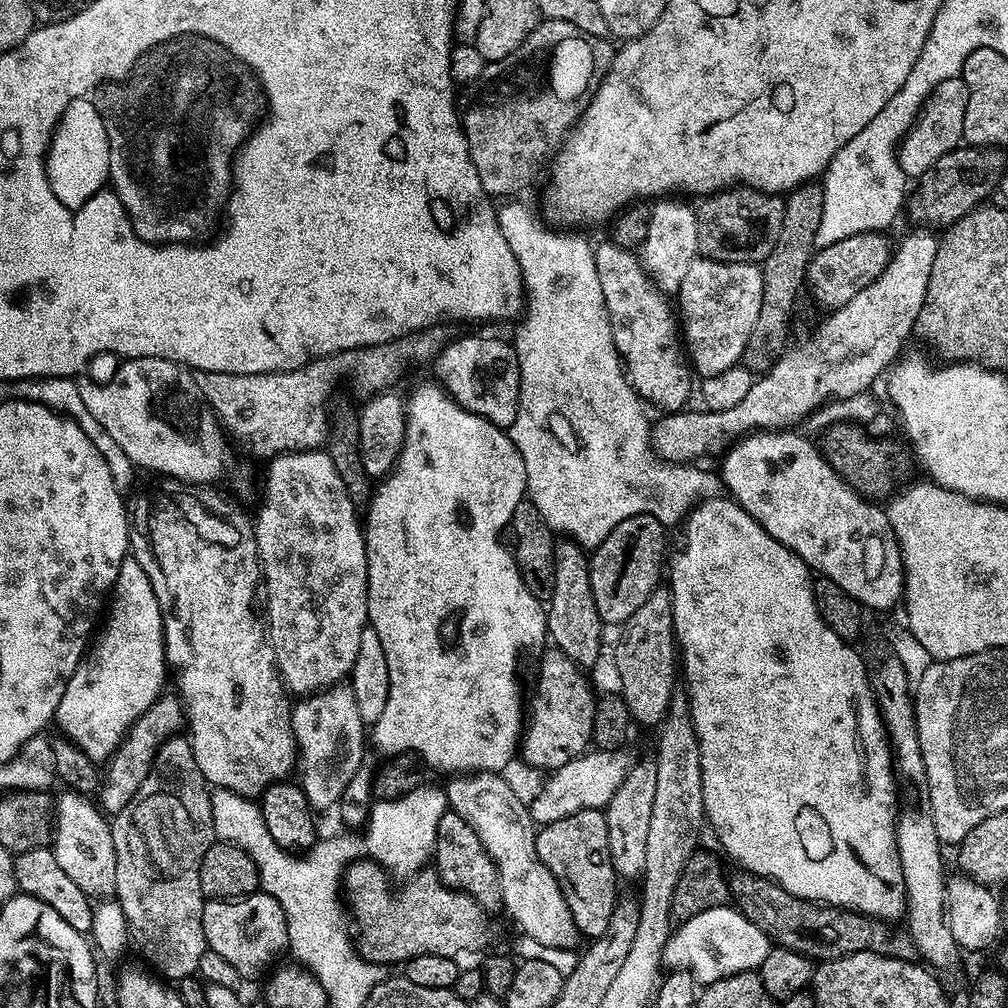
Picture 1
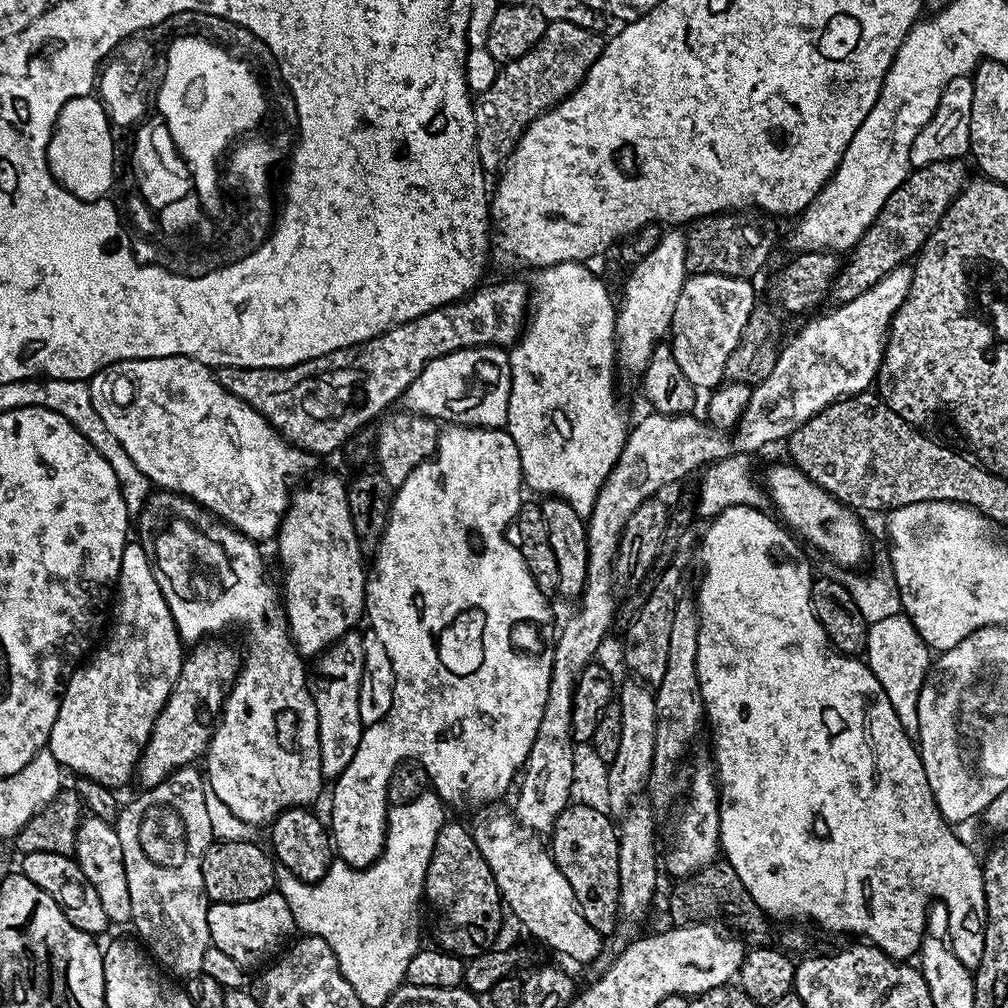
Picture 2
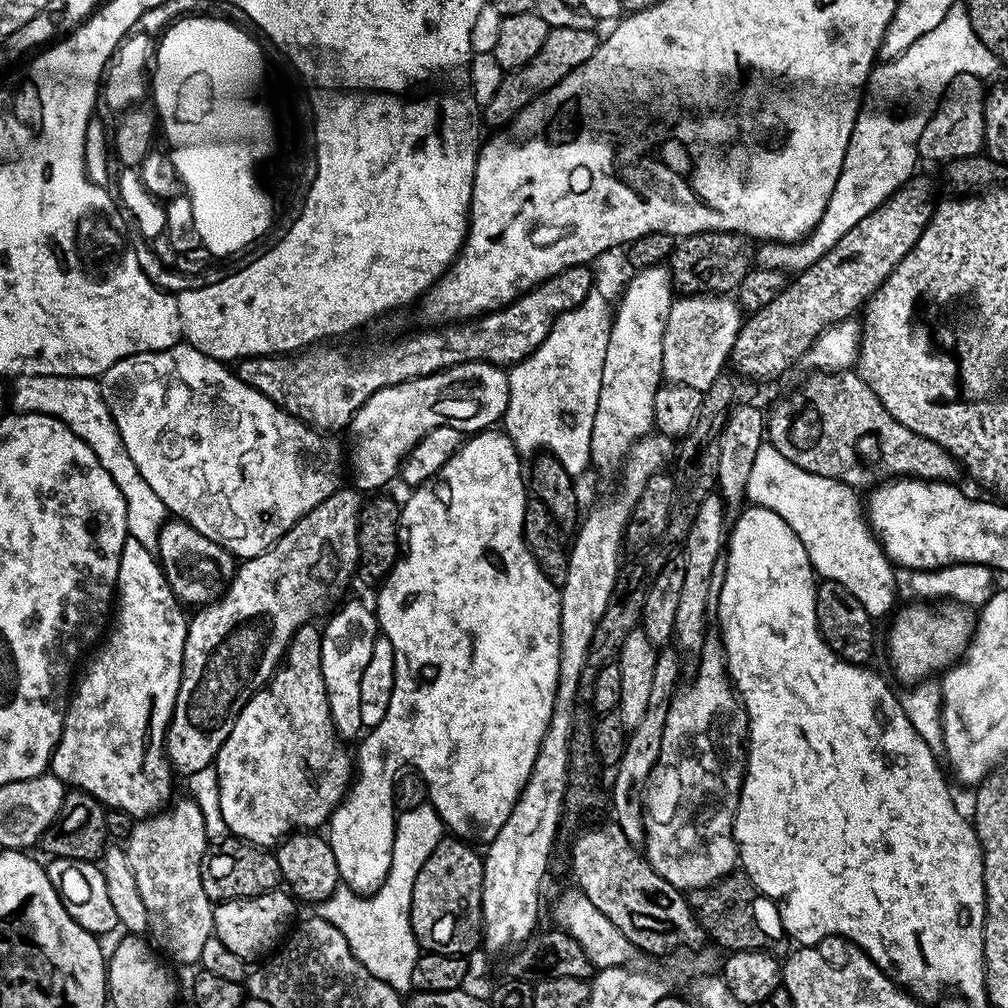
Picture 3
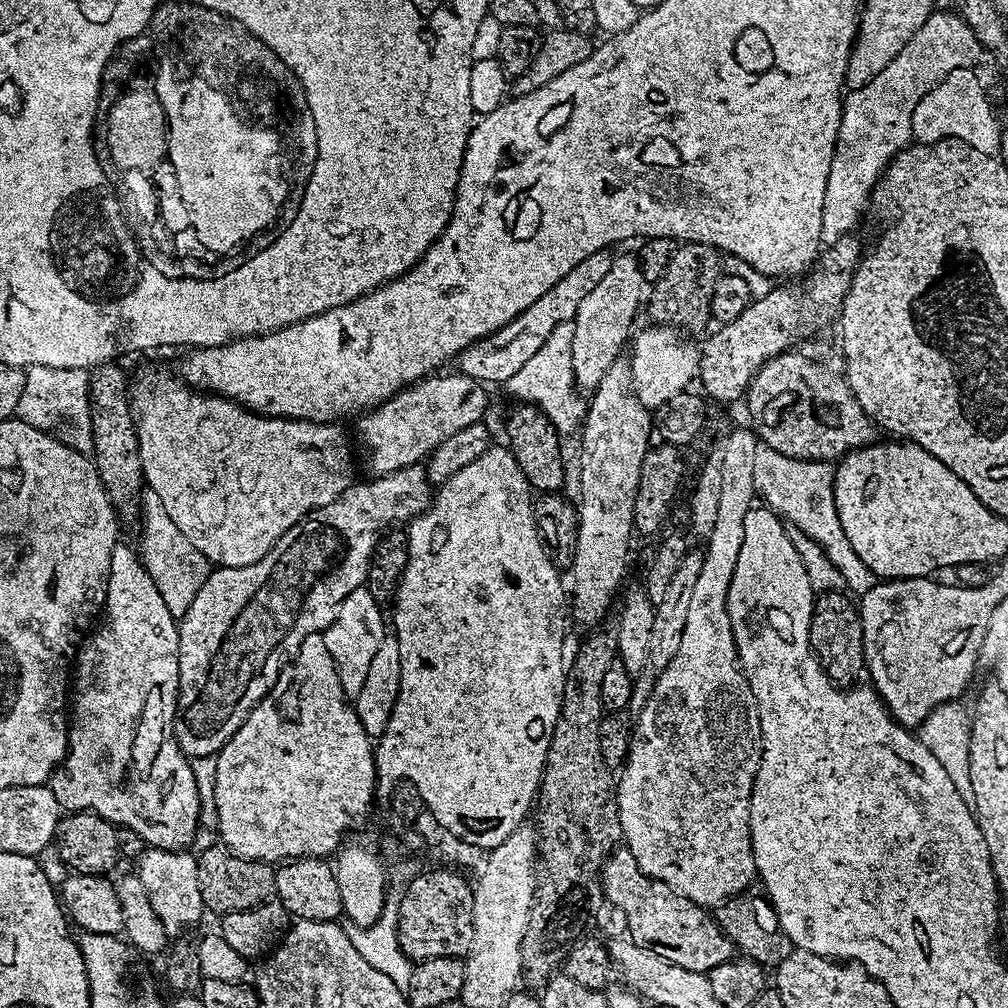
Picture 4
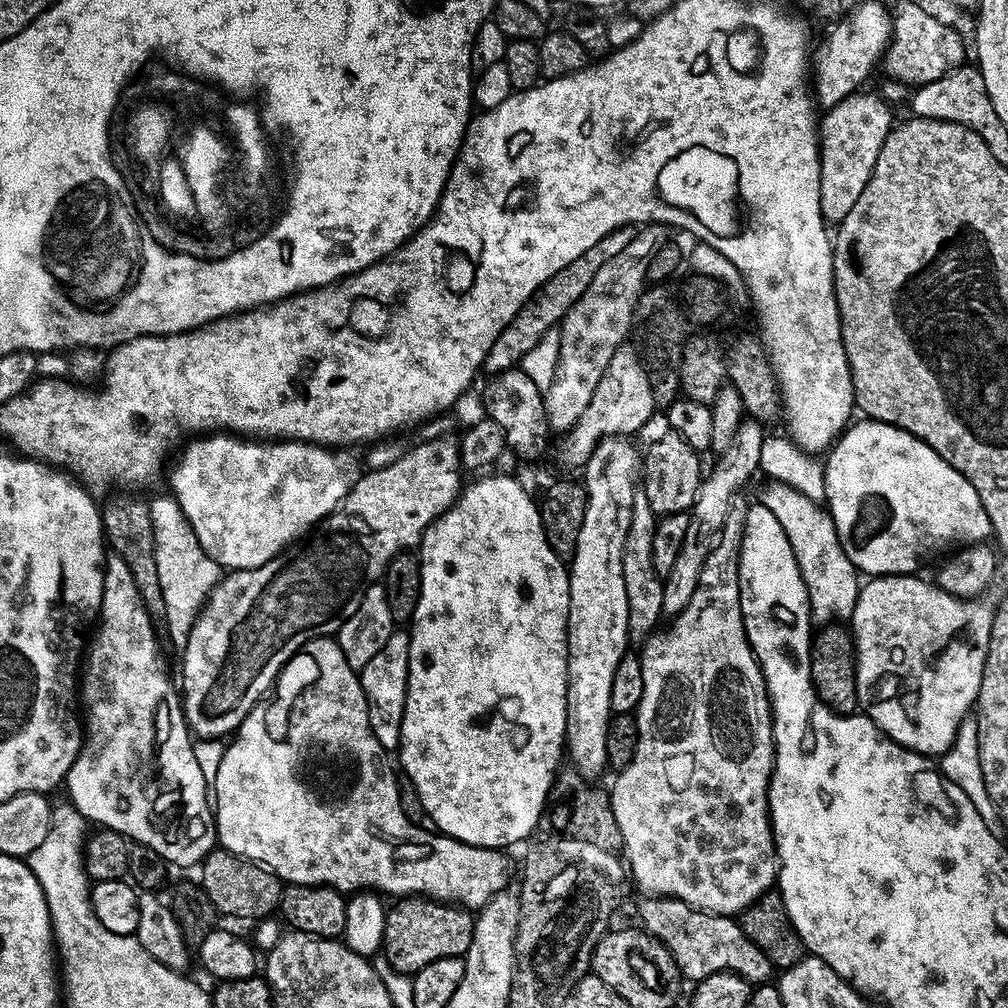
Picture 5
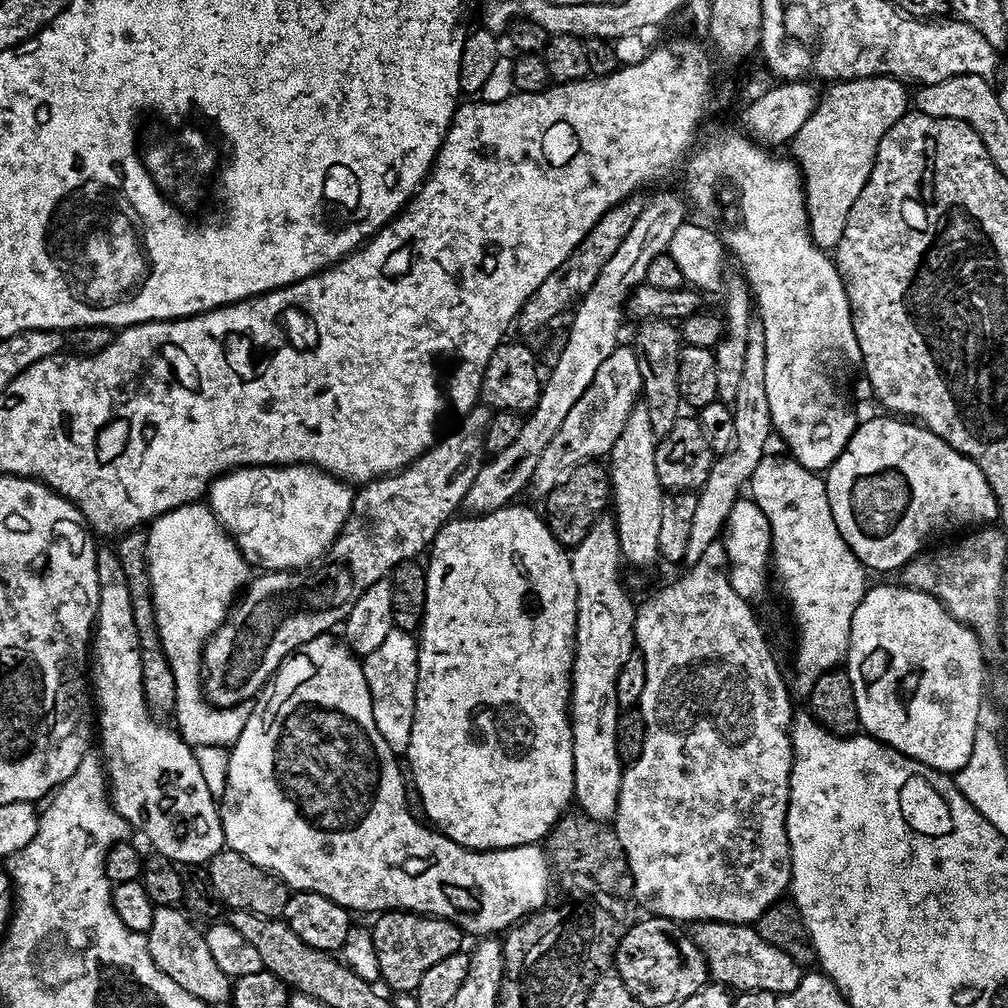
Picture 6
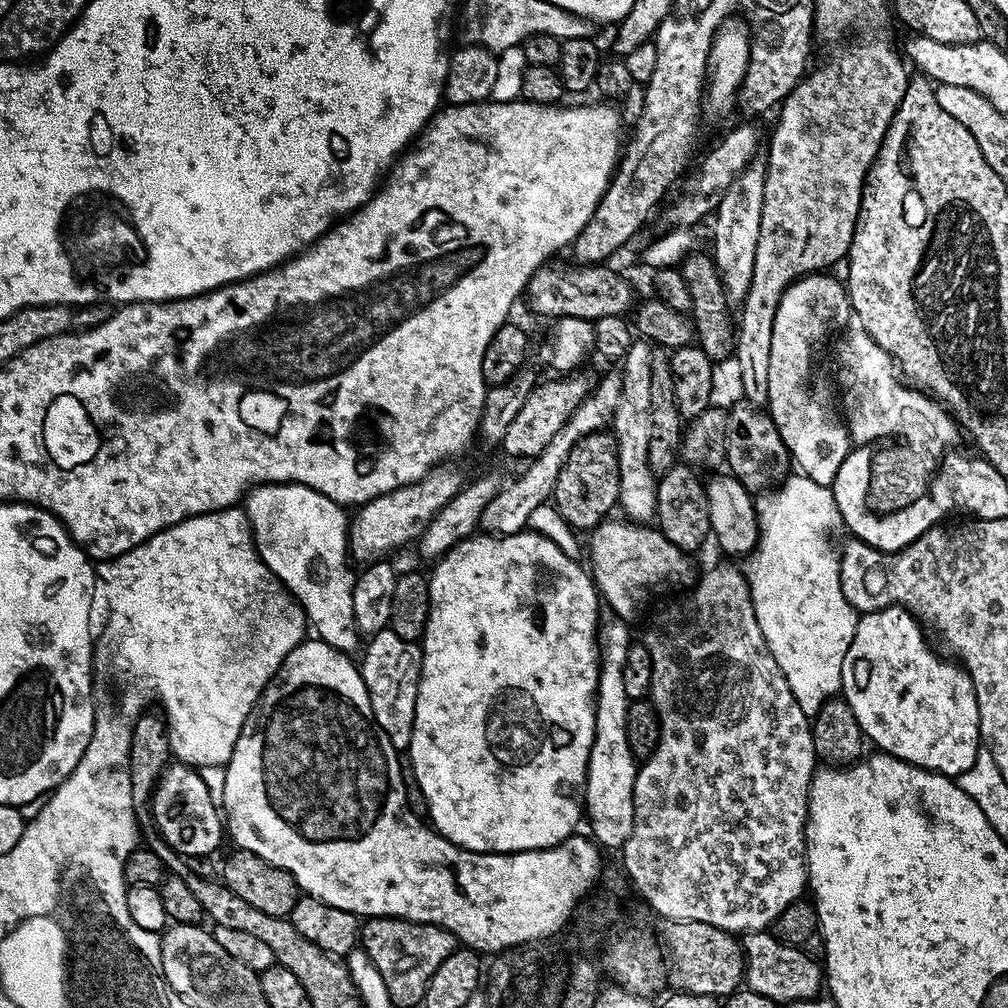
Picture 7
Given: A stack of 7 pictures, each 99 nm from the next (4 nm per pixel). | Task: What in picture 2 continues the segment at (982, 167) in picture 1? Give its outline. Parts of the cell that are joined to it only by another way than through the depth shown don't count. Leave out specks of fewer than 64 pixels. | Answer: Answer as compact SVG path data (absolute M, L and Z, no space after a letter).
M963 159L935 160L909 171L904 183L890 194L864 236L847 253L848 261L845 264L843 261L842 267L837 271L830 289L831 295L836 295L837 305L858 298L858 294L866 294L866 290L886 278L890 270L911 261L919 253L920 247L930 238L930 234L946 214L950 201L963 190L969 179L970 173L964 169L964 163Z

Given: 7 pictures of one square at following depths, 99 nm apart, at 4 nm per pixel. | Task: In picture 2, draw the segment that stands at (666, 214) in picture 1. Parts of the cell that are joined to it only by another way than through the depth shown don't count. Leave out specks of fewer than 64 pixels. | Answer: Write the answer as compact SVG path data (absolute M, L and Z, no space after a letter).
M668 230L661 235L658 246L650 250L642 262L631 269L628 281L624 284L624 301L619 301L616 314L616 347L618 349L618 364L628 372L642 374L652 352L661 343L660 340L669 335L674 306L678 306L678 294L682 294L684 281L690 273L686 262L685 233L680 230Z

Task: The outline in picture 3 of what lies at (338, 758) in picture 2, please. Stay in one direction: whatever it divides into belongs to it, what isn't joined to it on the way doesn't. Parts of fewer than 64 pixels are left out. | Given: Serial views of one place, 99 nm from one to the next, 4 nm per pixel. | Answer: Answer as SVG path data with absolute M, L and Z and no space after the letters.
M360 600L343 604L341 603L339 605L341 608L329 618L328 625L323 625L320 633L320 665L328 695L330 718L336 727L336 735L345 742L351 742L361 735L364 728L361 701L362 674L374 650L378 625L376 613L369 605L367 608Z

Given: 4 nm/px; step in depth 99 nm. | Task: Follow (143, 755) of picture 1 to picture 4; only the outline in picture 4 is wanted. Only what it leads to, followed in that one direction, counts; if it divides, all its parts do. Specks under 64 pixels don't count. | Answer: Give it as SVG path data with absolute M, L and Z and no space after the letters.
M411 464L409 468L367 479L361 484L360 481L354 482L345 492L338 494L338 498L334 498L334 502L321 508L315 508L304 519L299 520L294 526L290 526L290 530L286 530L286 534L282 534L282 538L278 538L274 547L258 562L237 568L216 566L209 571L206 582L202 582L198 594L194 594L194 602L190 602L186 614L179 617L178 620L180 630L180 695L176 701L176 740L180 743L180 749L184 751L185 756L189 758L195 758L195 756L215 757L222 745L239 730L245 718L252 713L256 703L263 696L268 695L268 691L274 687L286 661L299 649L301 642L315 632L323 634L330 626L330 622L334 622L346 594L350 594L355 588L361 587L367 581L368 567L372 564L372 556L376 553L376 543L382 539L382 534L387 533L393 526L404 526L415 520L416 517L425 512L432 502L434 488L428 483L425 469L420 464Z

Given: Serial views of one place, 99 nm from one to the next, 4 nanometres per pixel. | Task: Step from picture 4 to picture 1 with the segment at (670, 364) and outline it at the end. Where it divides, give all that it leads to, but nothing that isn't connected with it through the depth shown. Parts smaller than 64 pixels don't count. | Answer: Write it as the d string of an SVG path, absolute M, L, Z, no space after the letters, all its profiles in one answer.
M697 258L686 270L686 278L682 278L678 299L682 340L691 367L697 373L700 371L701 377L737 367L750 338L750 330L754 330L754 322L758 322L758 310L762 310L760 268L749 263L727 264L721 260Z

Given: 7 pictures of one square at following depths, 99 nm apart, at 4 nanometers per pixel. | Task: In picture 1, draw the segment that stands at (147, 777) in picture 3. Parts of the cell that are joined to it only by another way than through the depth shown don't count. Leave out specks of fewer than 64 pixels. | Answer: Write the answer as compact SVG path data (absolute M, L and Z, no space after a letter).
M126 558L122 562L118 570L118 578L112 585L110 607L107 612L108 621L104 624L100 645L96 649L93 647L76 667L74 674L65 680L62 702L58 702L58 710L54 717L55 727L60 727L60 732L80 747L93 762L111 760L116 747L132 729L134 721L142 714L146 714L146 710L150 710L152 703L160 699L165 691L166 661L162 614L158 606L158 598L154 598L154 586L150 586L146 570L142 570L142 566L135 558Z

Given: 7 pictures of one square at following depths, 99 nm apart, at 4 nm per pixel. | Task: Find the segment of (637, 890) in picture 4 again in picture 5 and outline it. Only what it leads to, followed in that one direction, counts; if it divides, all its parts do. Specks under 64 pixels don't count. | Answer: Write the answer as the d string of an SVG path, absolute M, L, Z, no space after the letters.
M649 896L641 899L640 920L643 931L660 940L670 950L676 967L685 981L695 982L710 974L733 972L755 986L771 981L774 969L770 958L746 938L739 923L733 917L719 916L713 912L701 912L673 896Z

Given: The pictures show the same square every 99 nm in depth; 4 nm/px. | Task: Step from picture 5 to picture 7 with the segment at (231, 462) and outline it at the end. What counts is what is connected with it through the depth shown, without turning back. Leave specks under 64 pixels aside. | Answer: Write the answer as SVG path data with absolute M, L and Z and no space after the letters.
M257 484L247 493L242 507L244 511L248 513L248 526L252 530L252 540L256 544L256 549L262 558L262 562L266 562L266 566L271 572L279 576L281 584L292 593L296 603L303 608L311 631L313 628L313 630L316 631L313 633L315 633L319 639L325 640L325 642L330 646L334 646L339 652L345 654L355 653L355 648L358 647L357 649L359 649L361 647L362 633L356 629L356 623L354 622L354 586L356 585L357 573L355 571L352 572L353 565L350 563L350 553L348 550L349 513L344 513L347 511L345 511L342 505L338 502L334 502L330 498L326 498L326 494L322 494L318 490L314 490L305 484Z

